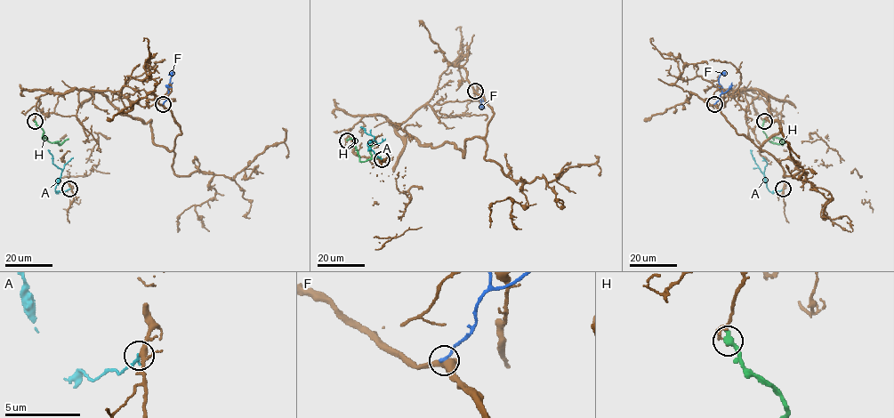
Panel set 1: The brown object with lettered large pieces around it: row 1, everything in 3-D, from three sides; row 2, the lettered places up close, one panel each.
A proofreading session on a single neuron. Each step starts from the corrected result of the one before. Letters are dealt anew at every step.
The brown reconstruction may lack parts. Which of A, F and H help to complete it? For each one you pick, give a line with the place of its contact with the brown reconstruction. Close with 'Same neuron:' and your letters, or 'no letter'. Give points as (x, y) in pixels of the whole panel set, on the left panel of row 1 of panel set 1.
Same neuron: no letter

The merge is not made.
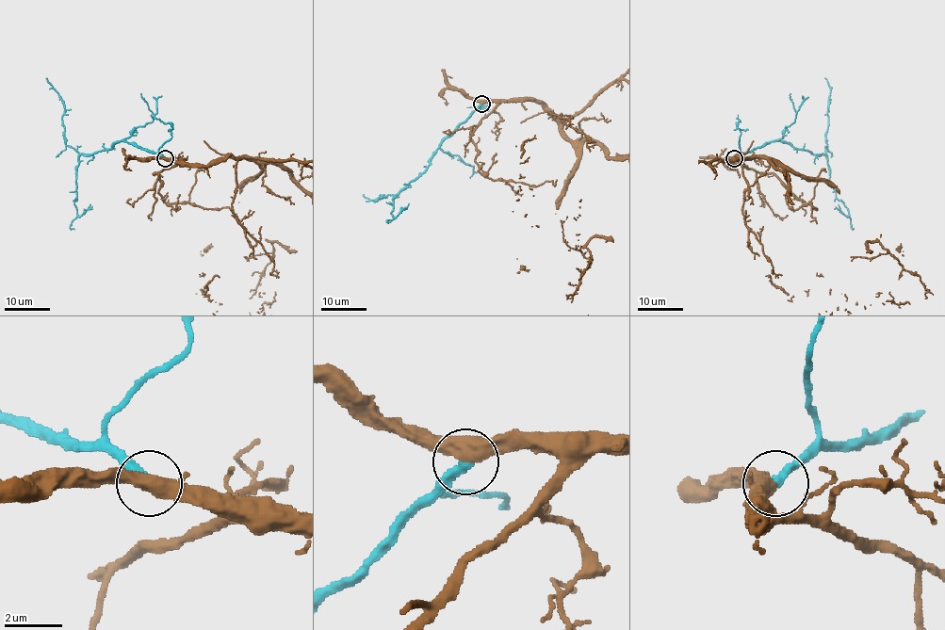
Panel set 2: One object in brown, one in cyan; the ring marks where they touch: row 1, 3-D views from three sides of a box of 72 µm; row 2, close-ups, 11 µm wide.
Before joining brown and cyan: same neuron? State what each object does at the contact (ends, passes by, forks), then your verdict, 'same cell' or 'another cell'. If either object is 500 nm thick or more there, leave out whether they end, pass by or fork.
same cell

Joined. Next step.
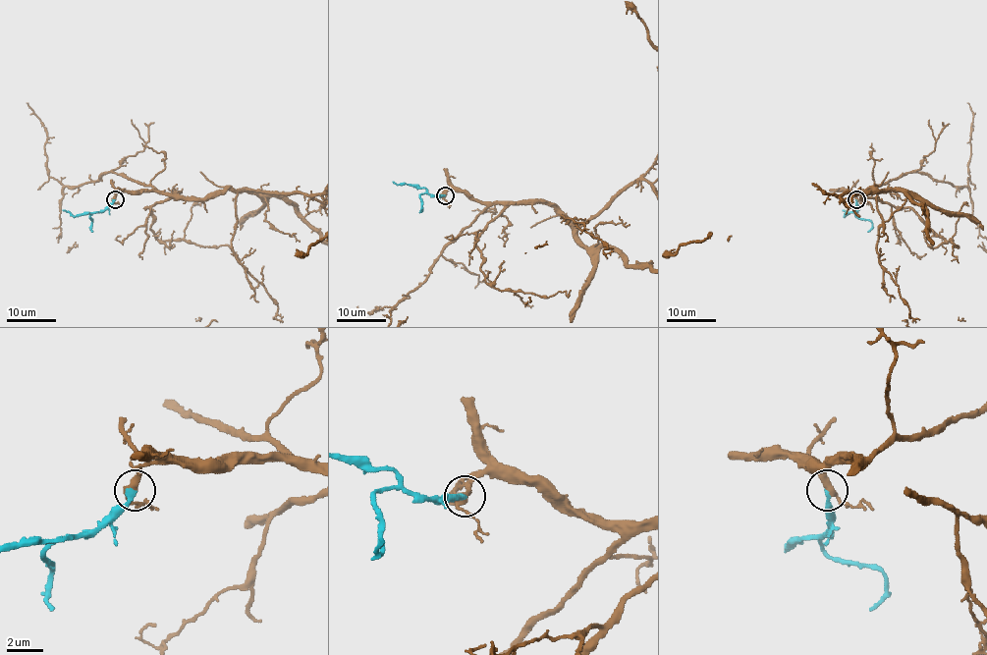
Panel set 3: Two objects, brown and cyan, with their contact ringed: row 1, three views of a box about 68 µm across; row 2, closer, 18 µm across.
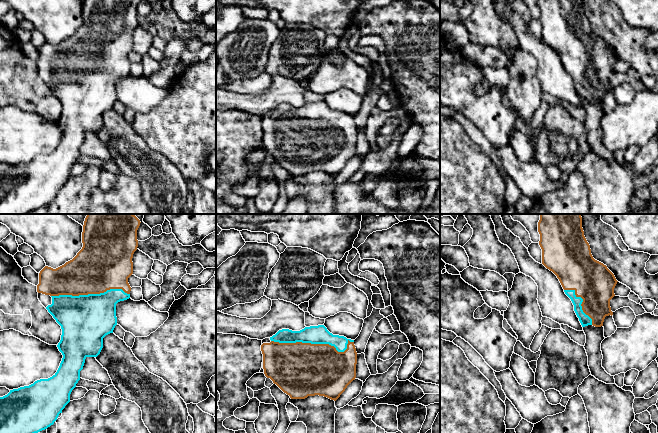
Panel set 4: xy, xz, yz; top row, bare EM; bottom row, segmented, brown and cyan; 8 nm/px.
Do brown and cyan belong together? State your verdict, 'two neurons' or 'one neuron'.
one neuron

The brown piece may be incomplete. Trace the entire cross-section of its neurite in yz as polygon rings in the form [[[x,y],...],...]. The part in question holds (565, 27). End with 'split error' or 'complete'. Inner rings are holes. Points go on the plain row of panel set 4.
[[[538,0],[538,8],[542,40],[559,55],[582,103],[603,102],[605,93],[613,91],[610,76],[615,72],[614,64],[618,57],[606,41],[593,34],[582,0]]]; split error

